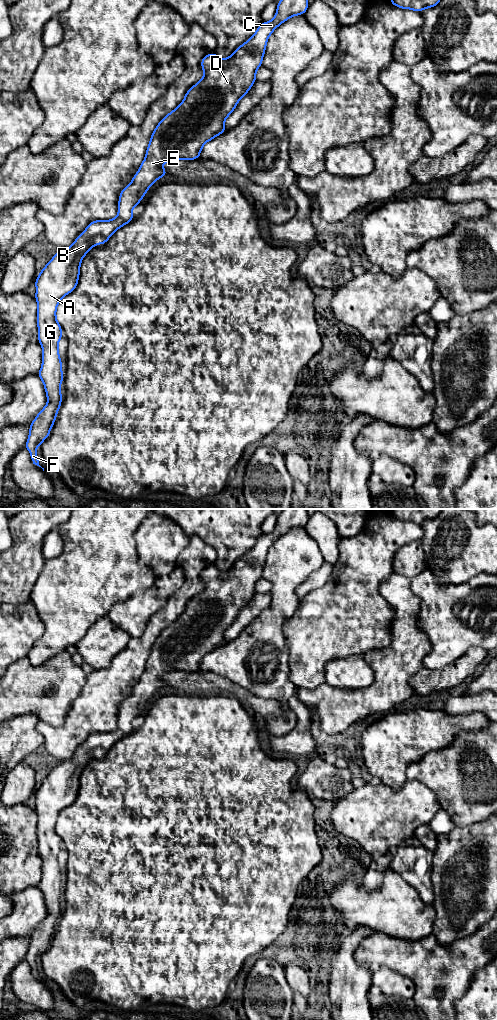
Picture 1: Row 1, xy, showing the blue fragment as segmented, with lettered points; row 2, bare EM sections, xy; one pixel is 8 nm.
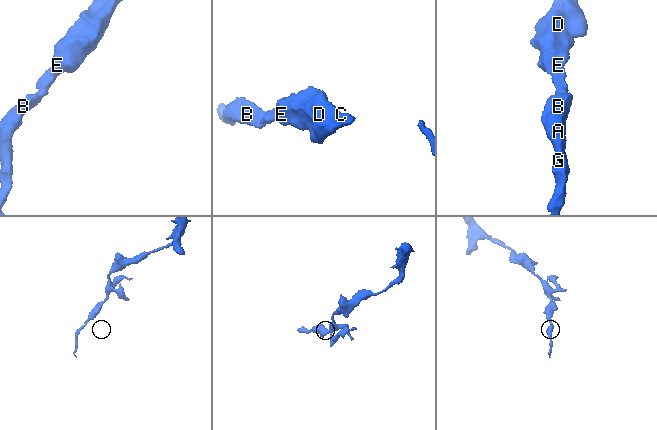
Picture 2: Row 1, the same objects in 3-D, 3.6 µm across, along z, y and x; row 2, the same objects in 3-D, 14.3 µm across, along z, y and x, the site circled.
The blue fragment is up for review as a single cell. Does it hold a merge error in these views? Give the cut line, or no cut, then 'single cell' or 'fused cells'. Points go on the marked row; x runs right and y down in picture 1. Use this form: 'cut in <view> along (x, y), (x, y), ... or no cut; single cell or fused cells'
no cut; single cell

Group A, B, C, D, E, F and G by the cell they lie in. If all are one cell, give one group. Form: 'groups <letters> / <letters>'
groups A B C D E F G

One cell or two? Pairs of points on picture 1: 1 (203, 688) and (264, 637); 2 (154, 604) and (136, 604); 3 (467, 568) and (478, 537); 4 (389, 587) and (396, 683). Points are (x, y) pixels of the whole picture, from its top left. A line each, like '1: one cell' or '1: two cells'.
1: two cells
2: one cell
3: one cell
4: one cell

